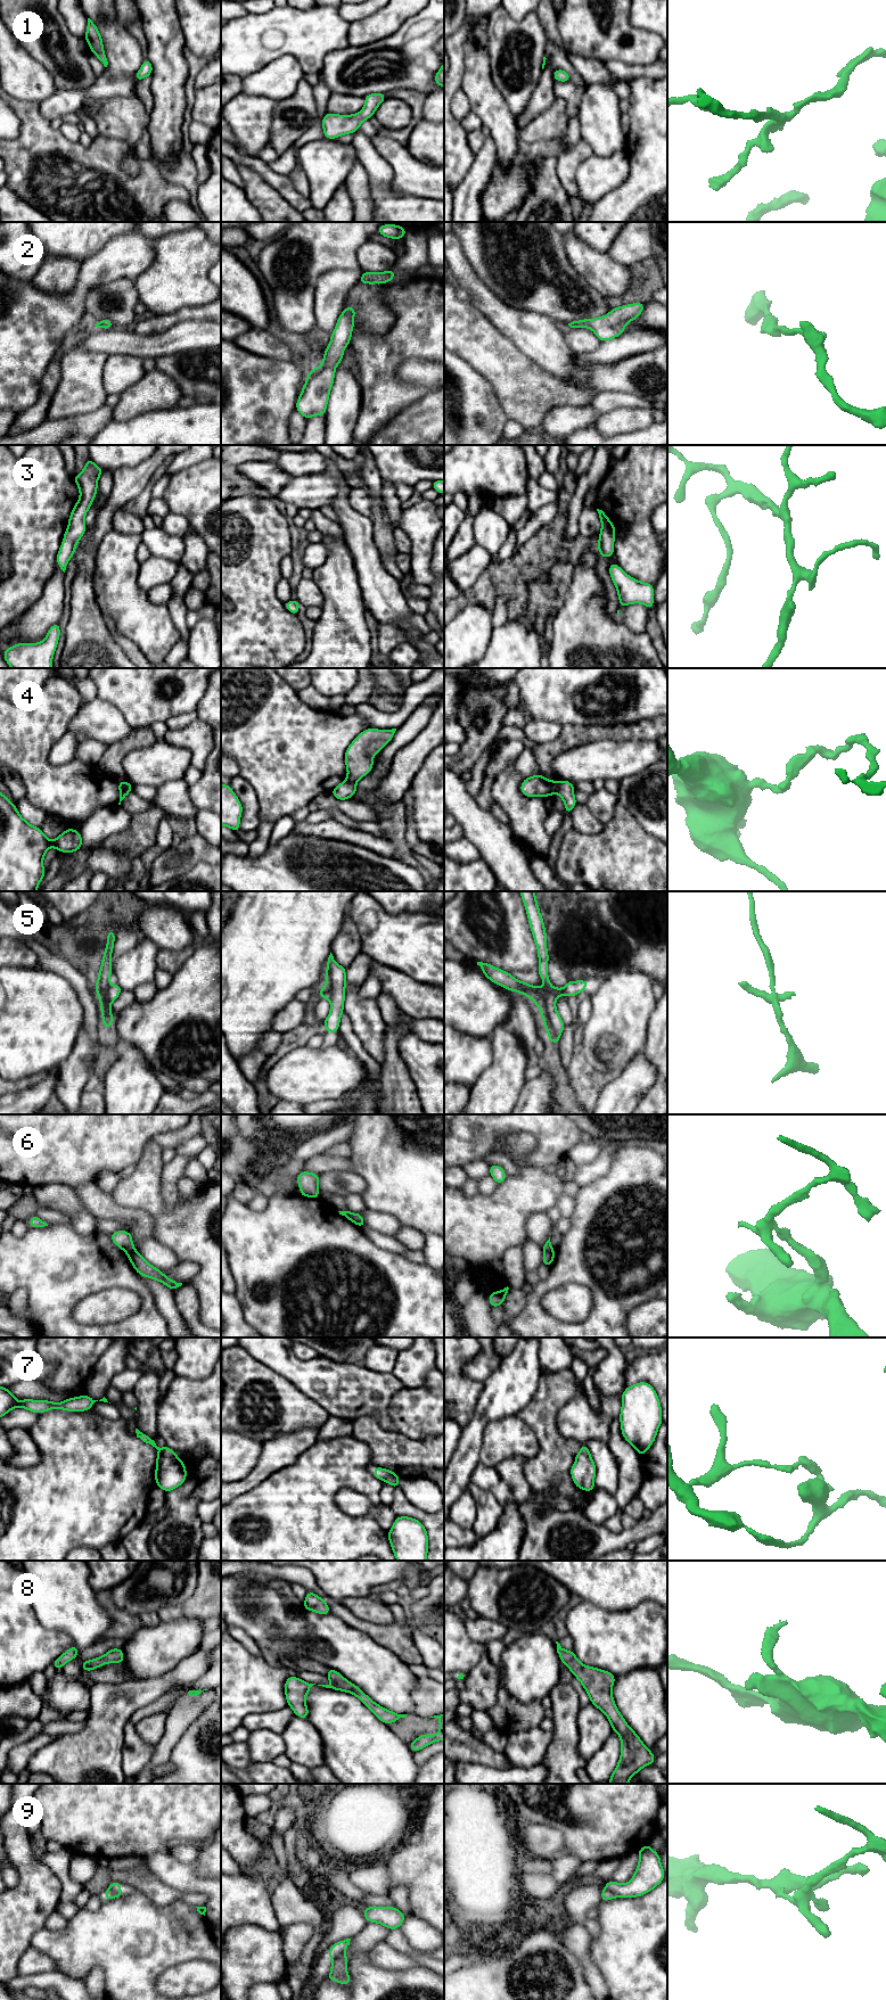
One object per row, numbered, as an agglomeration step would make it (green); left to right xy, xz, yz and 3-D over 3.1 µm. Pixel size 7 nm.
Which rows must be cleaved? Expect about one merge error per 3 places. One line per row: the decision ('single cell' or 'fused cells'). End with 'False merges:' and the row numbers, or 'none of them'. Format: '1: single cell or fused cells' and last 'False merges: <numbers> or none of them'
1: single cell
2: single cell
3: single cell
4: fused cells
5: fused cells
6: fused cells
7: single cell
8: single cell
9: fused cells
False merges: 4, 5, 6, 9

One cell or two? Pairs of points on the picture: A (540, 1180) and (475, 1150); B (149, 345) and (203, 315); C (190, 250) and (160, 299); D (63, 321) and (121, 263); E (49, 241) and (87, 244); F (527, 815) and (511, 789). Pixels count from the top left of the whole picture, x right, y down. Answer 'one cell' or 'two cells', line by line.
A: two cells
B: two cells
C: one cell
D: one cell
E: one cell
F: one cell

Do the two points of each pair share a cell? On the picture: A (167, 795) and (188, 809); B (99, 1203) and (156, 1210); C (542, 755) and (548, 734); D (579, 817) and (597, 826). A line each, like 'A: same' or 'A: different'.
A: same
B: different
C: different
D: same

